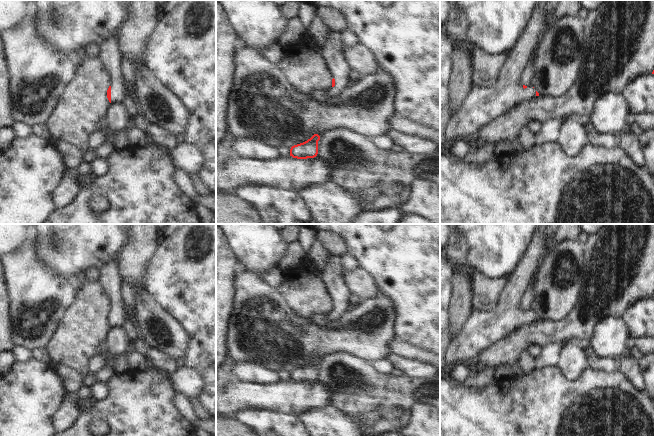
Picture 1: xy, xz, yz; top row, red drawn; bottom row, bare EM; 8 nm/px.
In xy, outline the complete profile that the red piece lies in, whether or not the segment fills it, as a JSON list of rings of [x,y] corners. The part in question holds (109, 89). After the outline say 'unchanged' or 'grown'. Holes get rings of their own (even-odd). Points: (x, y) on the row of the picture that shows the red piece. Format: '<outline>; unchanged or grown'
[[[118,34],[104,40],[100,45],[99,59],[111,76],[111,84],[107,90],[110,103],[122,103],[127,95],[127,85],[121,76],[120,59],[122,55],[118,48]]]; grown

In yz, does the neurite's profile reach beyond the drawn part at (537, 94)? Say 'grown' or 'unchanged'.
grown

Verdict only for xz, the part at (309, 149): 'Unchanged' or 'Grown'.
Unchanged.

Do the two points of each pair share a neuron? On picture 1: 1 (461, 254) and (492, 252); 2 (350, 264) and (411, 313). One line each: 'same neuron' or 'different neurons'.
1: different neurons
2: different neurons

